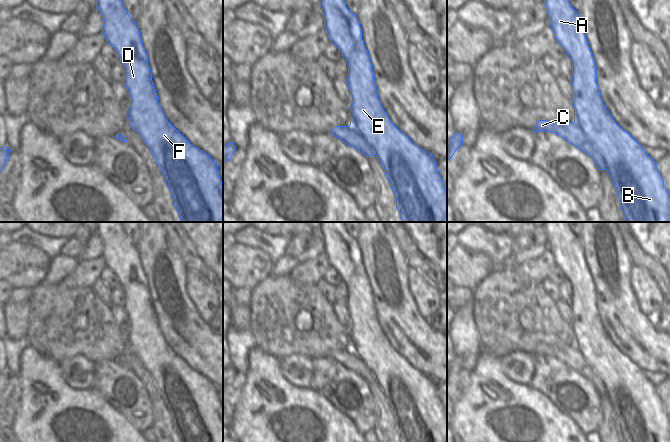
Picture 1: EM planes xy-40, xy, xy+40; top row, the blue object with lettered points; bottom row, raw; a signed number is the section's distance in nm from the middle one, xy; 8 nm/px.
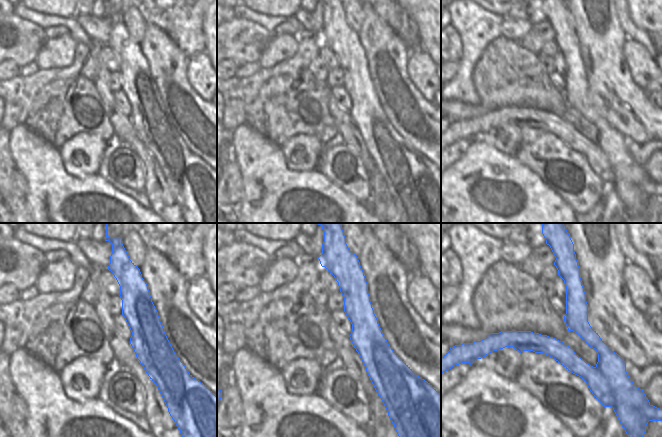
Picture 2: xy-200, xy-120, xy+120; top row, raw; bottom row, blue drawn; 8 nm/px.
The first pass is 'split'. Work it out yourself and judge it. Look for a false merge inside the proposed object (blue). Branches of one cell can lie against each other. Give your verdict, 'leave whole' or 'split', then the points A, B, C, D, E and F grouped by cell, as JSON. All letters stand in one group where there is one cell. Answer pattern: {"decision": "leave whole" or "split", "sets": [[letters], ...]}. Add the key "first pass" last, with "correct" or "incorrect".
{"decision": "split", "sets": [["A", "B", "D", "E", "F"], ["C"]], "first pass": "correct"}

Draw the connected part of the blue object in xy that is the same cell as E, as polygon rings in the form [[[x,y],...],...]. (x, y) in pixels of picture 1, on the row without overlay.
[[[320,222],[324,252],[330,266],[342,277],[348,289],[346,307],[350,313],[350,348],[366,365],[380,385],[394,417],[401,442],[447,442],[447,414],[436,391],[436,385],[425,374],[412,367],[389,343],[376,315],[374,297],[362,263],[362,253],[347,231],[344,222]]]

